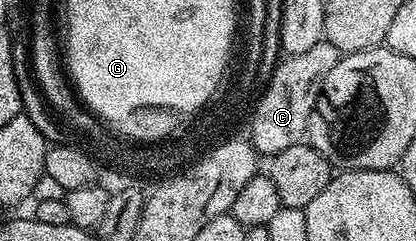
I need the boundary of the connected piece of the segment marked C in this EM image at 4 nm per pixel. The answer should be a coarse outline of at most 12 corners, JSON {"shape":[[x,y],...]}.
{"shape":[[327,40],[276,65],[252,147],[301,145],[340,50]]}

